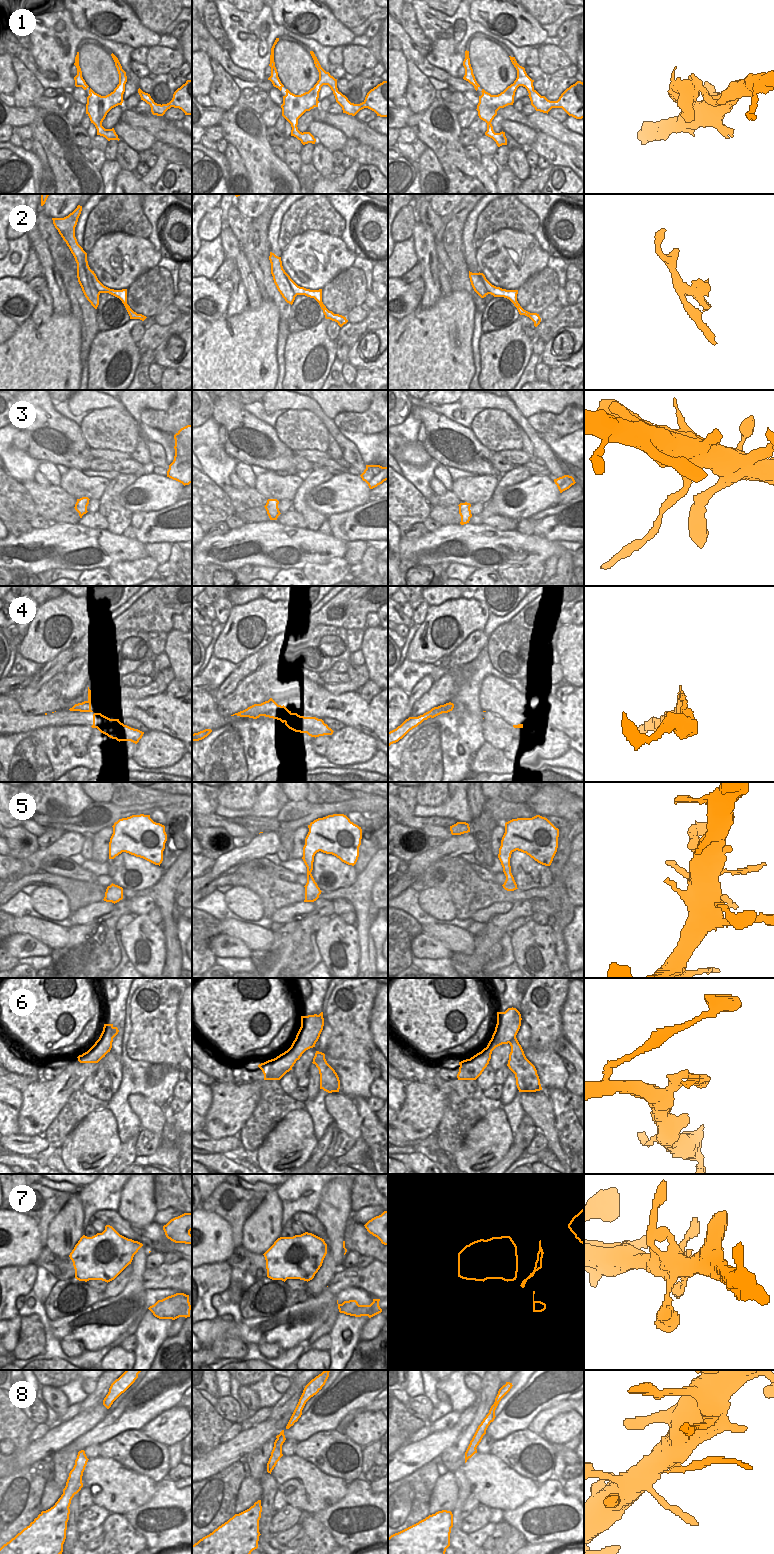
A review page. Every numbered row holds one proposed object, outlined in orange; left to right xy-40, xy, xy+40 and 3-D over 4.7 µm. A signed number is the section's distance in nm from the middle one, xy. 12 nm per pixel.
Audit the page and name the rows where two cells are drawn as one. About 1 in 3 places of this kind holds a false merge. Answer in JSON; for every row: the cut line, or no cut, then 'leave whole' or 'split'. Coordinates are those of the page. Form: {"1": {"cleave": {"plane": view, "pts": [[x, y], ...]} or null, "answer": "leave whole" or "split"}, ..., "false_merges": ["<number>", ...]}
{"1": {"cleave": {"plane": "xy+40", "pts": [[533, 89], [529, 93]]}, "answer": "split"}, "2": {"cleave": {"plane": "xy-40", "pts": [[88, 267], [92, 281], [100, 292]]}, "answer": "split"}, "3": {"cleave": {"plane": "xy", "pts": [[267, 502], [274, 519]]}, "answer": "split"}, "4": {"cleave": {"plane": "xy", "pts": [[290, 711], [283, 711], [276, 718]]}, "answer": "split"}, "5": {"cleave": null, "answer": "leave whole"}, "6": {"cleave": {"plane": "xy", "pts": [[300, 1027], [309, 1030], [311, 1036], [316, 1041]]}, "answer": "split"}, "7": {"cleave": null, "answer": "leave whole"}, "8": {"cleave": {"plane": "xy", "pts": [[276, 1439], [281, 1449]]}, "answer": "split"}, "false_merges": ["1", "2", "3", "4", "6", "8"]}

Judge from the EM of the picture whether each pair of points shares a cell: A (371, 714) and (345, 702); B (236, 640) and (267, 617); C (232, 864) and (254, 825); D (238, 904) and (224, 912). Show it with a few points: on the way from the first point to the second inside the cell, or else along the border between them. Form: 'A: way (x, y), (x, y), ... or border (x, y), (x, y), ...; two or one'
A: way (365, 714), (355, 712), (351, 708); one
B: way (244, 634), (259, 621); one
C: border (258, 833), (254, 836); two
D: border (224, 894), (226, 905), (235, 914), (250, 920); two

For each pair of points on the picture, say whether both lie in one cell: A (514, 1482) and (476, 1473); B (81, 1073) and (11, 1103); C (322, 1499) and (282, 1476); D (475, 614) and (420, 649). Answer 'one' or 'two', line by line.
A: one
B: two
C: one
D: one

